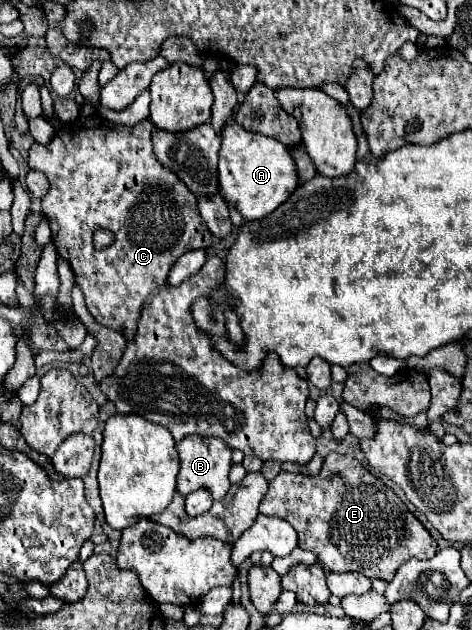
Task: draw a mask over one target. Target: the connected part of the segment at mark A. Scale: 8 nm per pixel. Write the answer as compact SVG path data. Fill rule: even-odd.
M238 123L222 129L222 147L218 159L218 187L226 203L232 203L244 221L254 221L278 209L296 189L296 167L286 147L266 135L246 131Z

